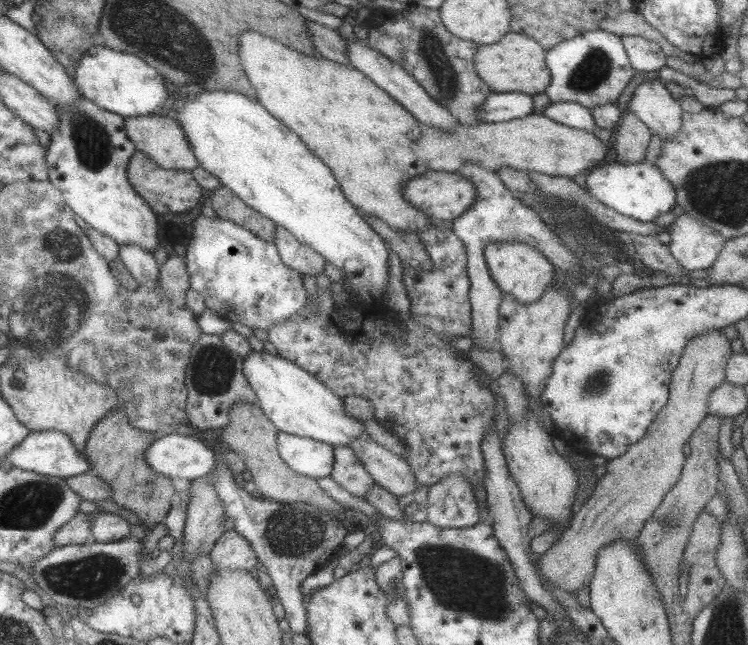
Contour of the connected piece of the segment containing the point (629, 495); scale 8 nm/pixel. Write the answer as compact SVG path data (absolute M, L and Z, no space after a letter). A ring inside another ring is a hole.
M707 330L707 333L693 337L685 345L677 366L671 373L667 402L655 415L653 422L647 427L645 434L638 442L631 444L625 453L606 461L606 472L594 482L589 498L583 502L577 512L573 513L567 528L563 529L557 540L540 556L536 570L545 581L549 581L553 587L557 586L557 589L563 592L575 594L577 590L588 587L595 570L598 550L605 548L618 538L635 540L645 520L650 518L667 491L680 477L686 459L682 452L683 445L687 443L697 425L708 415L709 394L725 380L726 362L732 354L730 343L720 333L720 330Z

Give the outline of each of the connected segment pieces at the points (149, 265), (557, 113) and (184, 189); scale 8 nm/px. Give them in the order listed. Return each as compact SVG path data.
M118 245L118 257L139 285L156 285L158 264L151 252L137 245Z
M557 102L549 104L540 114L553 120L557 124L577 128L585 132L593 132L595 123L588 108L574 102Z
M135 151L126 168L126 177L133 190L149 205L149 208L157 214L165 212L183 212L197 204L200 199L201 189L191 176L190 171L183 169L167 170L157 166L145 153Z

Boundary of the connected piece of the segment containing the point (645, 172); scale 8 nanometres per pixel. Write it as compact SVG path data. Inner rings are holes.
M645 160L636 163L601 162L591 169L584 182L588 193L623 216L649 222L676 205L675 191L659 169Z

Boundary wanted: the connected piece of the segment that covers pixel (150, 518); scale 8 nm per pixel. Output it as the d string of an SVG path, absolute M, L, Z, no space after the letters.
M118 406L116 410L106 414L91 429L84 448L84 456L91 466L89 474L104 480L112 495L110 499L137 516L143 528L150 529L169 512L174 502L176 492L170 483L170 478L160 476L145 463L145 450L151 446L151 441L157 438L155 433L147 433L133 428L128 423L126 411Z

